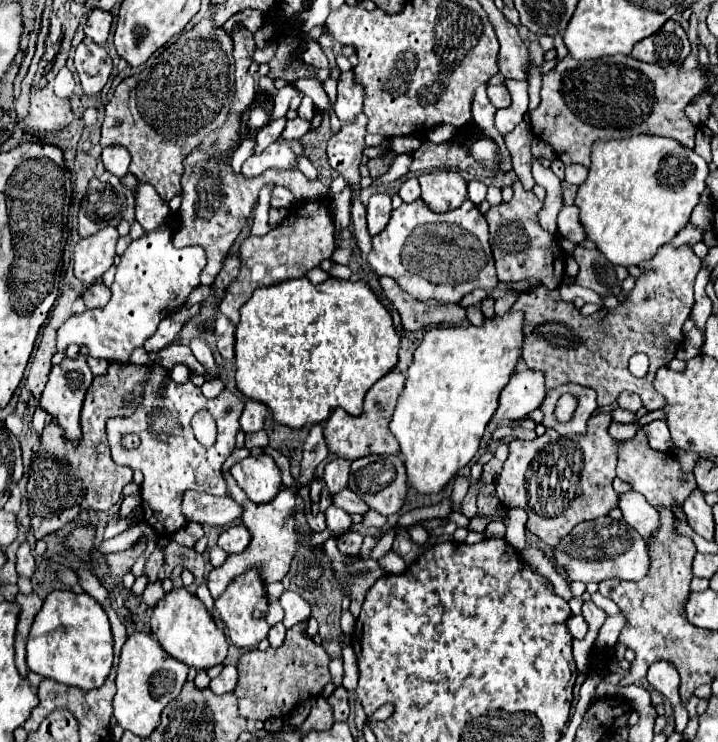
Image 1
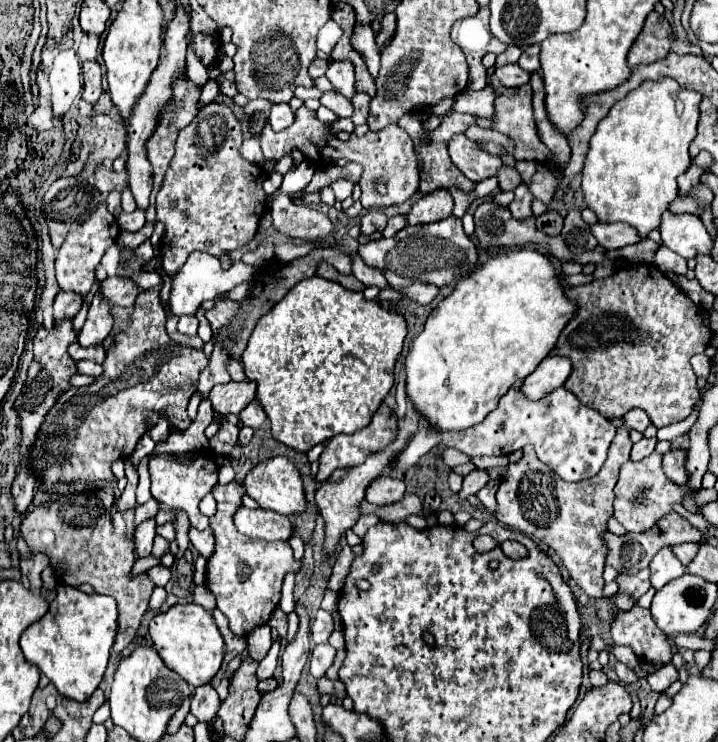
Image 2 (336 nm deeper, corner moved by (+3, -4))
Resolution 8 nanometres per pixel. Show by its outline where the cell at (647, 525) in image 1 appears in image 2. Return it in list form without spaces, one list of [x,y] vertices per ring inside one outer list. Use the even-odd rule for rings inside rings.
[[[664,547],[658,551],[658,555],[652,559],[650,563],[650,583],[656,591],[660,591],[660,587],[664,587],[666,583],[670,583],[672,579],[680,577],[686,573],[686,567],[674,557],[674,553],[670,551],[670,547]]]

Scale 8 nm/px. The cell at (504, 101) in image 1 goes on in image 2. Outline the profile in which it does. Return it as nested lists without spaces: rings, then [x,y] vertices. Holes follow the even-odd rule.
[[[508,63],[508,65],[500,67],[500,69],[496,69],[496,71],[494,71],[494,77],[496,77],[504,87],[520,87],[520,85],[524,85],[524,83],[530,81],[532,73],[520,69],[518,63]]]

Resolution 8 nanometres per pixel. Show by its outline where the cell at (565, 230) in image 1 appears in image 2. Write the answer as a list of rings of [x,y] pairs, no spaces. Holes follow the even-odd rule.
[[[596,223],[592,225],[592,233],[598,239],[598,243],[608,251],[622,249],[626,245],[634,245],[642,241],[640,235],[636,235],[636,229],[628,227],[628,223],[610,223],[610,225]]]

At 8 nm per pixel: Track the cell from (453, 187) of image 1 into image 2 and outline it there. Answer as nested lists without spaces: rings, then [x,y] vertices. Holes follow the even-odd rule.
[[[438,189],[434,193],[422,195],[410,215],[408,215],[408,225],[424,225],[424,223],[434,223],[442,221],[452,213],[452,195],[446,189]]]

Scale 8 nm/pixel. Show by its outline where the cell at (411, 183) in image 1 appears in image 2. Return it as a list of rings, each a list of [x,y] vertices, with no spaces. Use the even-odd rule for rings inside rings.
[[[394,215],[394,217],[390,217],[388,219],[388,225],[384,227],[384,231],[382,231],[382,237],[394,237],[400,229],[404,229],[406,227],[406,219],[402,217],[402,215]]]

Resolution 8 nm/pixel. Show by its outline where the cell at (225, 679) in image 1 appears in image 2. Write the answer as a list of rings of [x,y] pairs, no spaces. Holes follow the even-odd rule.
[[[200,685],[200,687],[194,689],[192,703],[190,703],[190,713],[198,721],[210,723],[216,717],[218,707],[220,707],[220,699],[218,699],[218,693],[212,685]]]

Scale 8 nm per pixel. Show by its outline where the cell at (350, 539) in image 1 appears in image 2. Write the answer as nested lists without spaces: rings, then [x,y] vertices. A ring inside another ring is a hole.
[[[242,483],[216,485],[212,489],[212,495],[216,499],[216,513],[210,517],[210,529],[216,545],[206,565],[204,585],[214,593],[218,609],[230,621],[230,631],[234,635],[246,635],[270,619],[280,601],[284,575],[290,571],[298,571],[300,561],[294,559],[292,547],[284,541],[262,541],[238,533],[232,519],[242,505],[242,497],[246,495]]]

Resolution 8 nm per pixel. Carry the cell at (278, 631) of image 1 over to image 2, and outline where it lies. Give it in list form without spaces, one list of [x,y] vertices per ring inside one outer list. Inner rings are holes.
[[[260,625],[260,627],[252,629],[246,637],[248,637],[248,655],[254,661],[262,661],[264,655],[268,653],[268,649],[272,647],[270,625]]]

